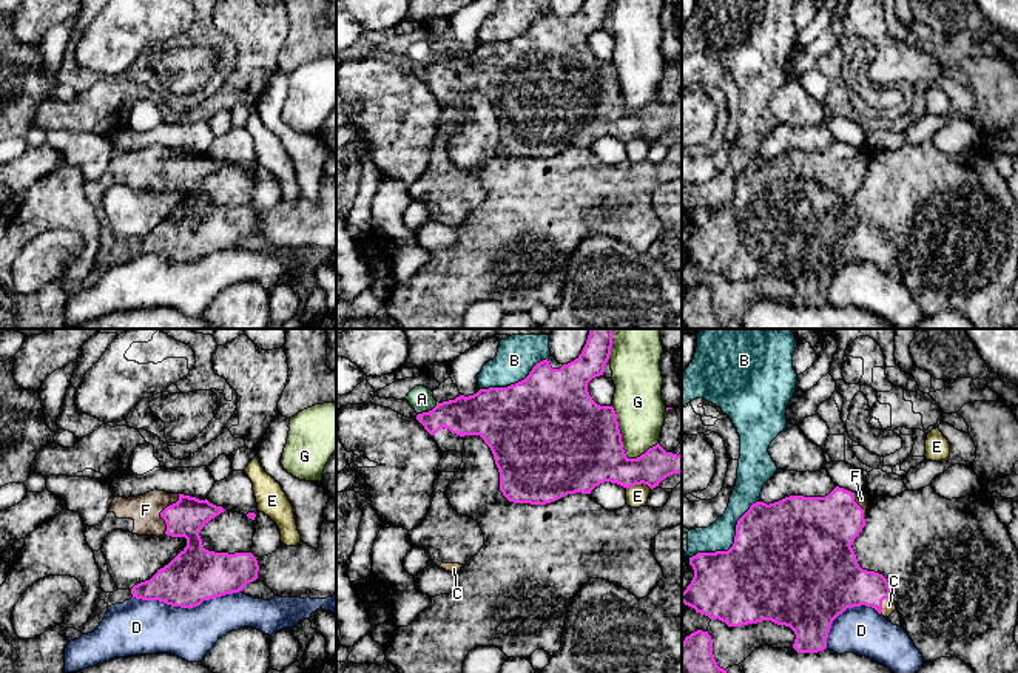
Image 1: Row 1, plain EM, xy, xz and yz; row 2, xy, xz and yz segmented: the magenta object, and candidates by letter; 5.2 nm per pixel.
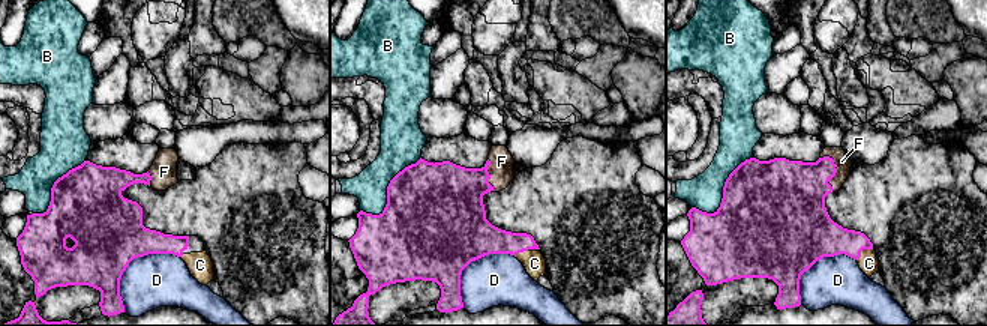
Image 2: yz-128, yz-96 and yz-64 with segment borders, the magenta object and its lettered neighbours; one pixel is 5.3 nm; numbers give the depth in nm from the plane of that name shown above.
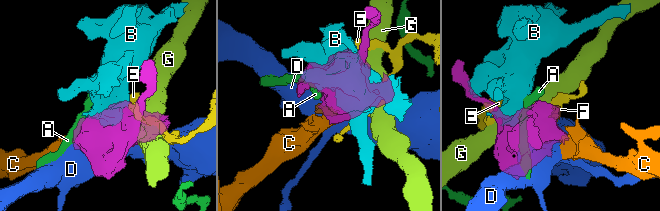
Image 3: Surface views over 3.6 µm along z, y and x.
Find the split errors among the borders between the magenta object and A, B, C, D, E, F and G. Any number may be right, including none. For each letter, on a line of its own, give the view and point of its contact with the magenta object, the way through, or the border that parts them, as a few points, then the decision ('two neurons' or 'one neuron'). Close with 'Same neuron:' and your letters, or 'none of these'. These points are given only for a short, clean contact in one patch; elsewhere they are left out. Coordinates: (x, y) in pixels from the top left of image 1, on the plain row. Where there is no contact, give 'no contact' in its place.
A: meets magenta in xz at (429, 65); border along xz (437, 56), (431, 64), (418, 68); two neurons
B: meets magenta in yz at (734, 196); two neurons
C: meets magenta in yz at (881, 257); one neuron
D: meets magenta in xy at (187, 261); two neurons
E: meets magenta in xz at (639, 138); two neurons
F: meets magenta in xy at (161, 167); one neuron
G: meets magenta in xz at (622, 101); two neurons
Same neuron: C, F

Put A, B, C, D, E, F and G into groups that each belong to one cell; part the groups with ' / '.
A / B / C F / D / E / G

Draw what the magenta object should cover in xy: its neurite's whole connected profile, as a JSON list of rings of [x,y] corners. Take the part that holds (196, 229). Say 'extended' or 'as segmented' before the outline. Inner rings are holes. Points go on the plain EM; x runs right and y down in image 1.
extended; [[[154,144],[137,151],[114,151],[106,171],[96,181],[86,181],[85,191],[93,205],[102,204],[105,191],[116,184],[137,190],[185,191],[187,201],[150,235],[134,239],[131,249],[193,262],[204,255],[239,247],[258,233],[259,219],[251,207],[228,208],[204,202],[201,184],[224,165],[207,153]]]

